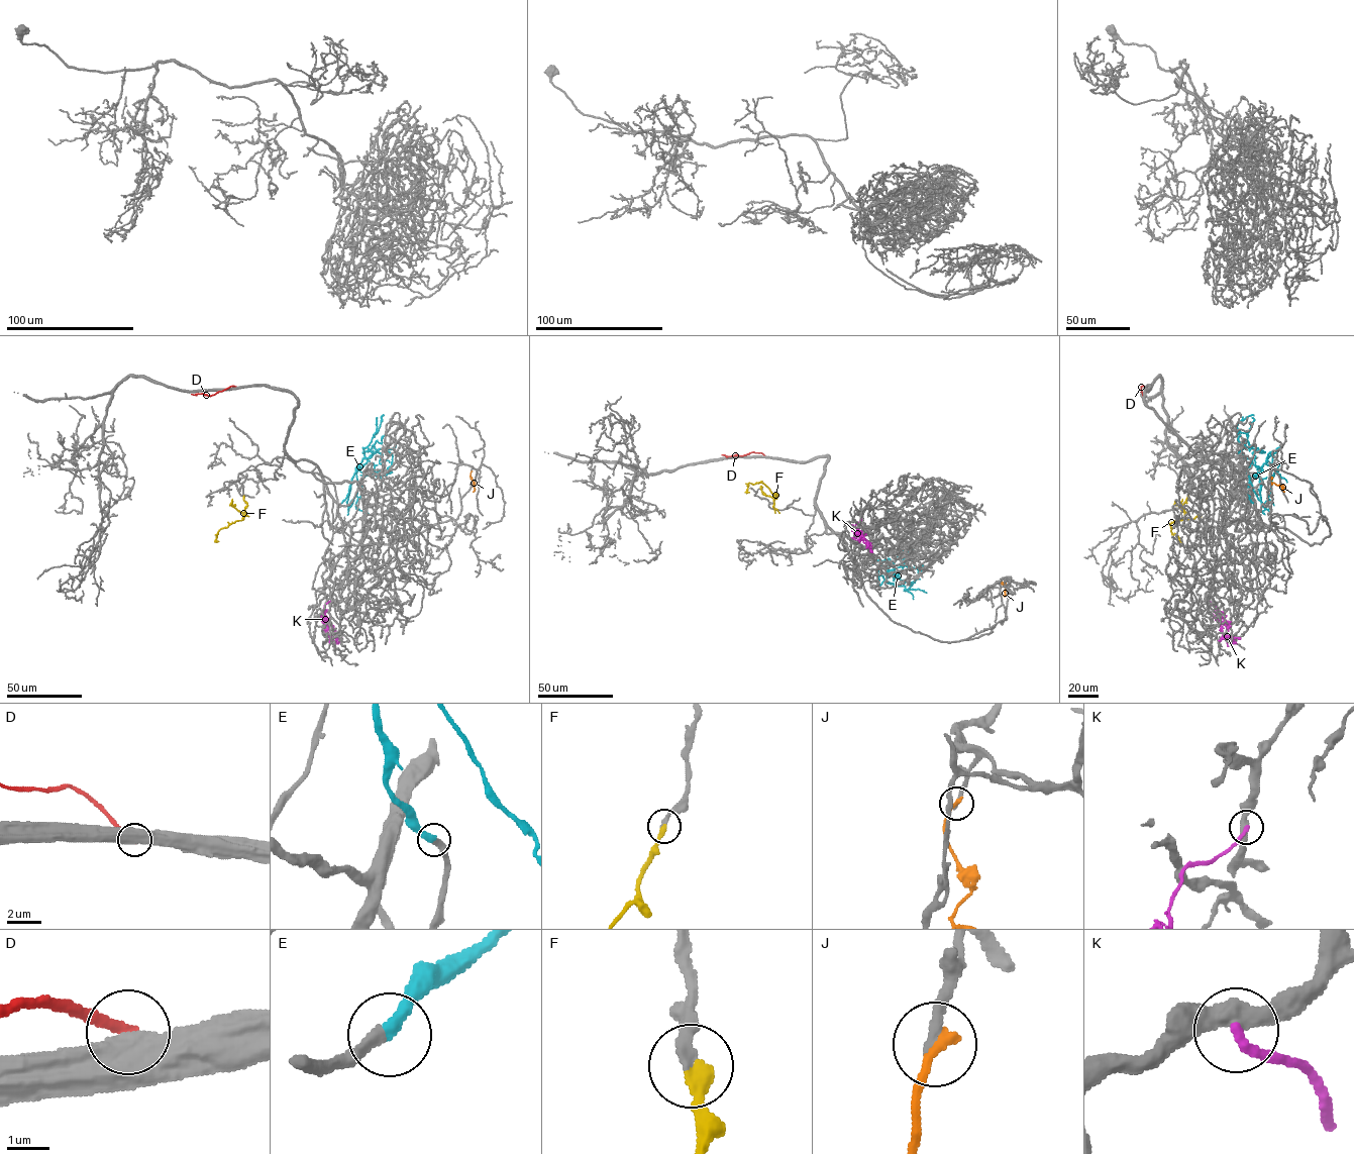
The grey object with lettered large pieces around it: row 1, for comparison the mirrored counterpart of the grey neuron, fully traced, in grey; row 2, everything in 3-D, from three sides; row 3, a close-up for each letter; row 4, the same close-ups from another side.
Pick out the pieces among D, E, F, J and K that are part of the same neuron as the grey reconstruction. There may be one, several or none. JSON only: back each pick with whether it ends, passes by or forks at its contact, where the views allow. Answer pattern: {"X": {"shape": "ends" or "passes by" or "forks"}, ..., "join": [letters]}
{"E": {"shape": "ends"}, "F": {"shape": "ends"}, "join": ["E", "F"]}

